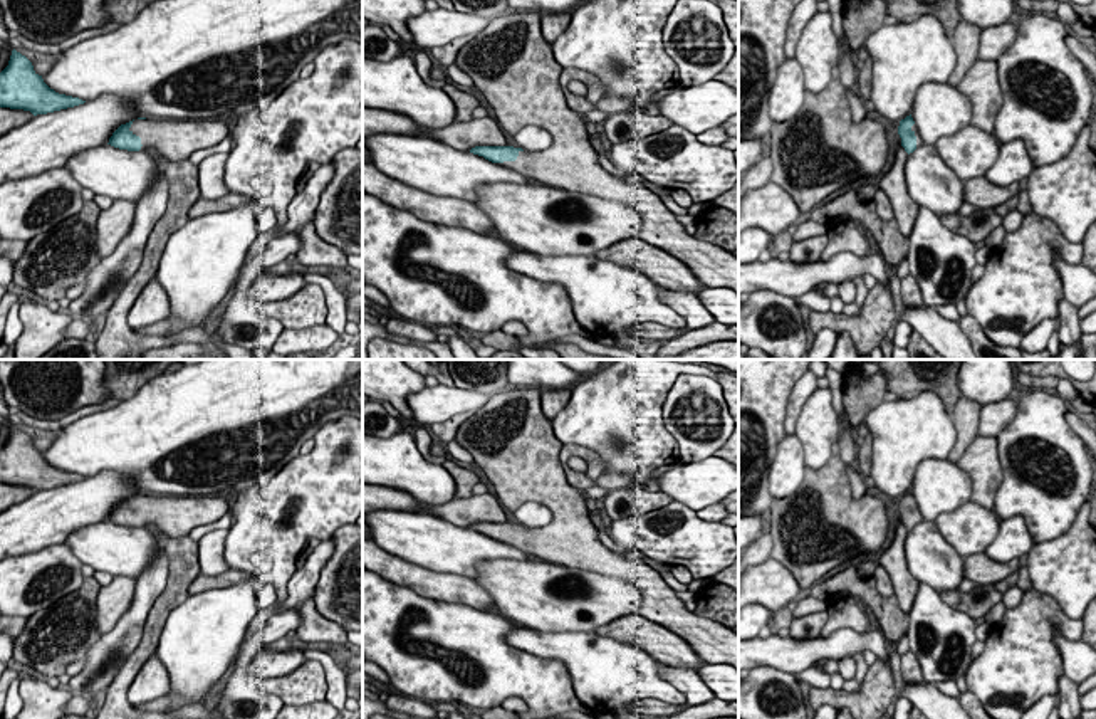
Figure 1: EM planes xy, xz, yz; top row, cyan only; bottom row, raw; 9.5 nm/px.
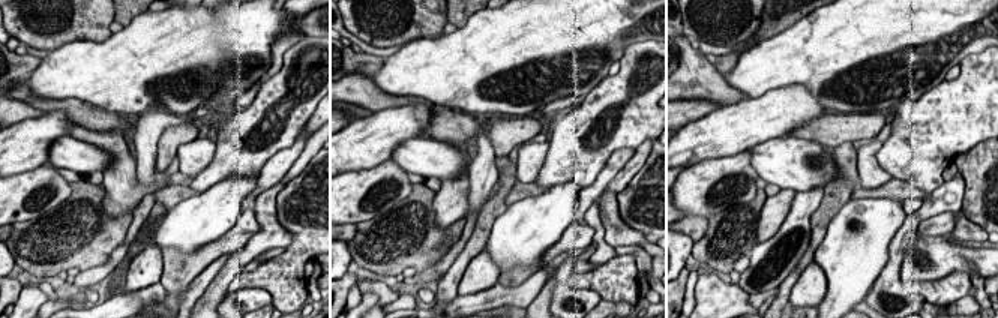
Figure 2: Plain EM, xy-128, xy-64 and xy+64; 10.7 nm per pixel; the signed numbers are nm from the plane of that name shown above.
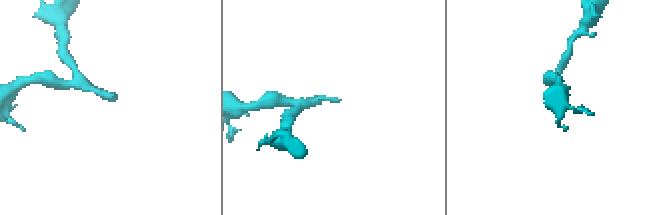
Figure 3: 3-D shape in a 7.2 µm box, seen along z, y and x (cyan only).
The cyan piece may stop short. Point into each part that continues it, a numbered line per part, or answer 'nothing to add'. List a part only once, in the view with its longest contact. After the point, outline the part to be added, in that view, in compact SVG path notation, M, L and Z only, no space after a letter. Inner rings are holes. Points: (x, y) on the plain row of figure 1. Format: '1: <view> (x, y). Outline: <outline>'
1: xy (175, 516). Outline: M134 496L129 507L141 514L141 526L154 524L168 538L188 536L195 527L211 524L228 511L228 496Z

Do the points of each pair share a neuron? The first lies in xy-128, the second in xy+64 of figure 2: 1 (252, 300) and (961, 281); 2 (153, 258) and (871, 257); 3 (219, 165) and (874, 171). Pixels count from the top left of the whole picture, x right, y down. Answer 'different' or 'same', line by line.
1: different
2: different
3: different

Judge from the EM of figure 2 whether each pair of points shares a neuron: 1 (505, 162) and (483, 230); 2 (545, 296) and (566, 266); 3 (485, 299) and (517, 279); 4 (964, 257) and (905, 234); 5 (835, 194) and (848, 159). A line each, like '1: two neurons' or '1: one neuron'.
1: one neuron
2: one neuron
3: two neurons
4: two neurons
5: one neuron

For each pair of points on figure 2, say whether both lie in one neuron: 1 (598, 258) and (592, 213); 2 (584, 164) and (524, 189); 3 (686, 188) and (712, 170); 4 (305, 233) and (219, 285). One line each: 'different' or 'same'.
1: same
2: different
3: same
4: different

